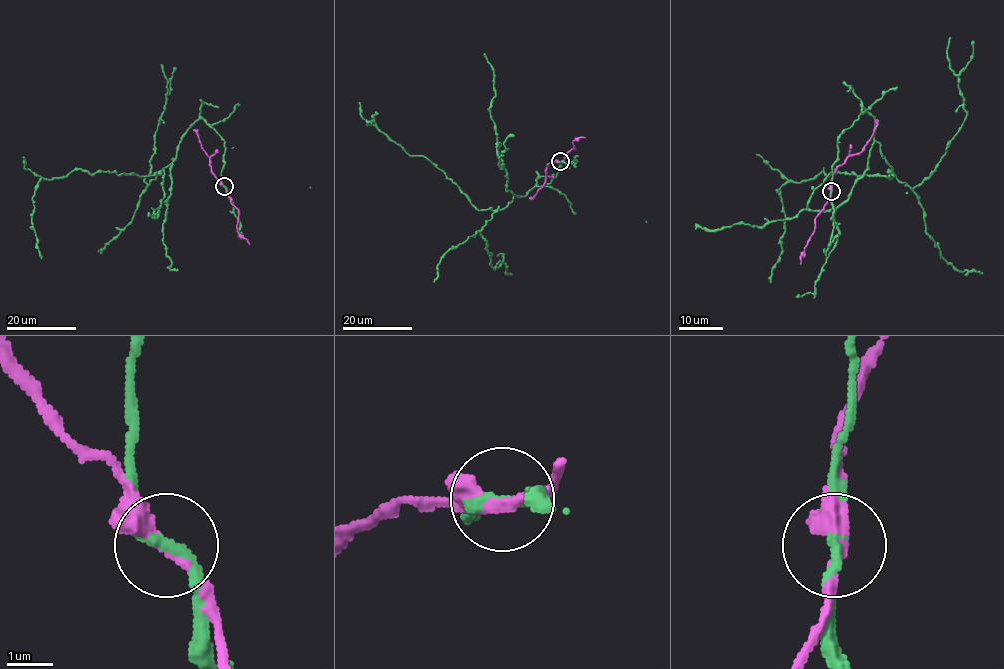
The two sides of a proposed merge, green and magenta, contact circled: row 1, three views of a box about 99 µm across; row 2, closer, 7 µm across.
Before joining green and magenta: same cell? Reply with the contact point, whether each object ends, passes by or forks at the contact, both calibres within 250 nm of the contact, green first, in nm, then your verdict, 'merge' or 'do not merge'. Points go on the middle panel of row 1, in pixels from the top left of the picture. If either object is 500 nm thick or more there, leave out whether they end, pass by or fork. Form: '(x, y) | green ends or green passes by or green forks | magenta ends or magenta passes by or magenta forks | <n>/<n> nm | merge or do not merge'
(560, 161) | green passes by | magenta passes by | 240/280 nm | do not merge

